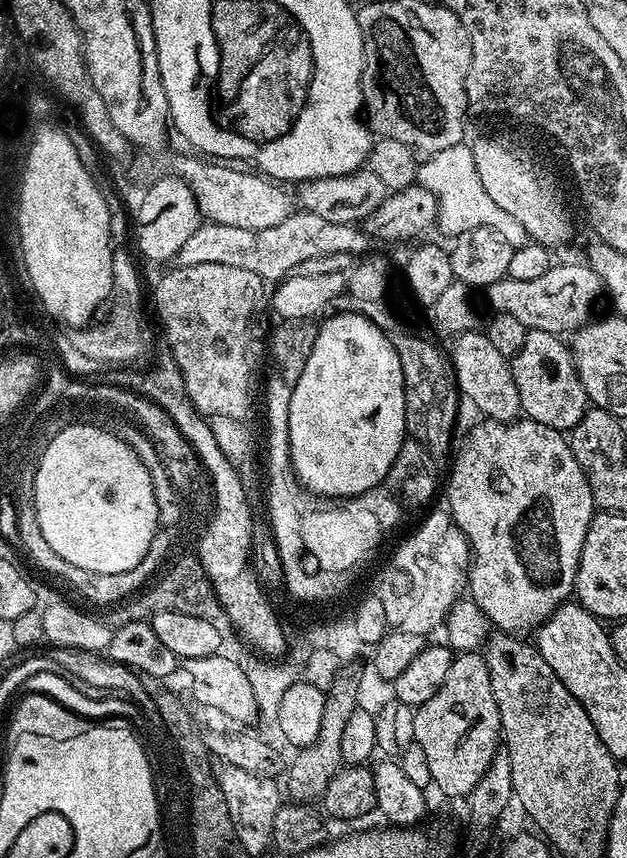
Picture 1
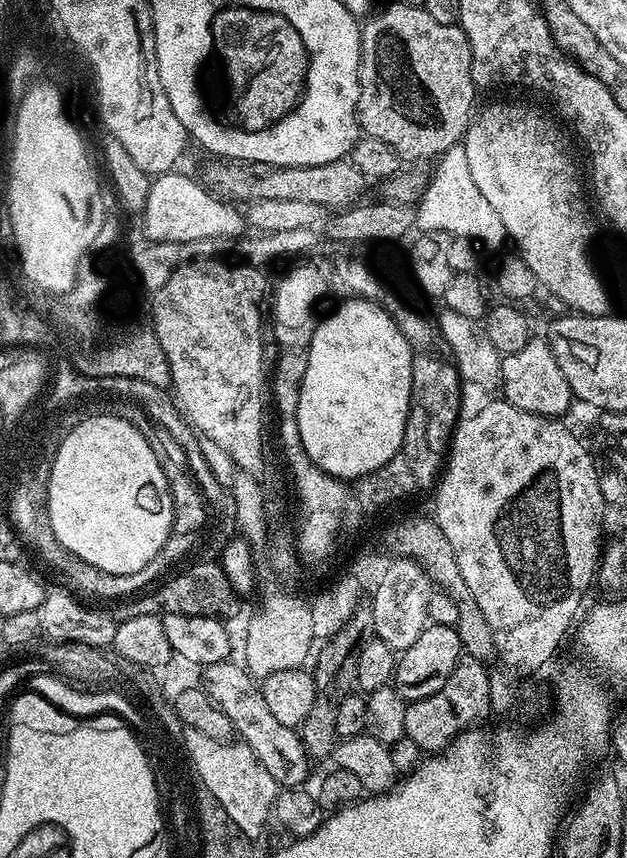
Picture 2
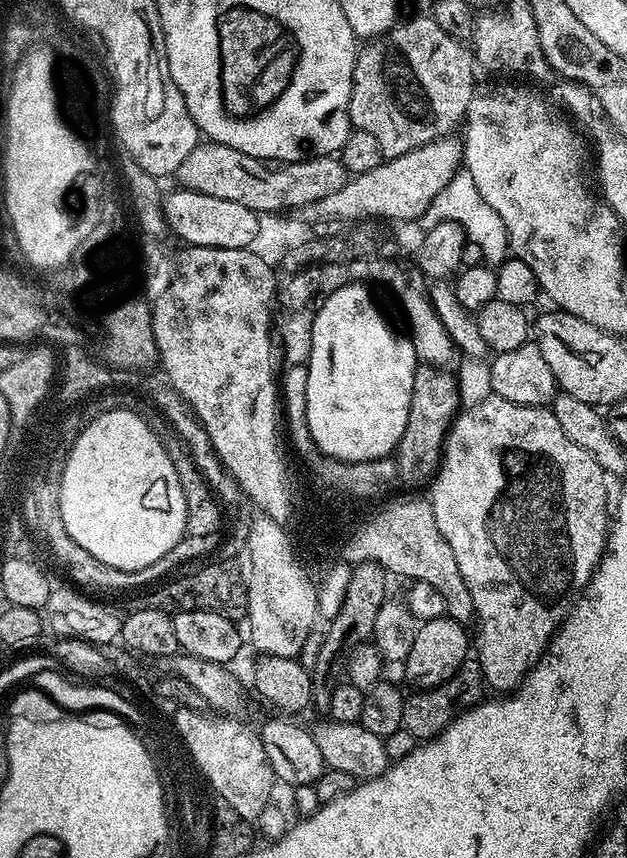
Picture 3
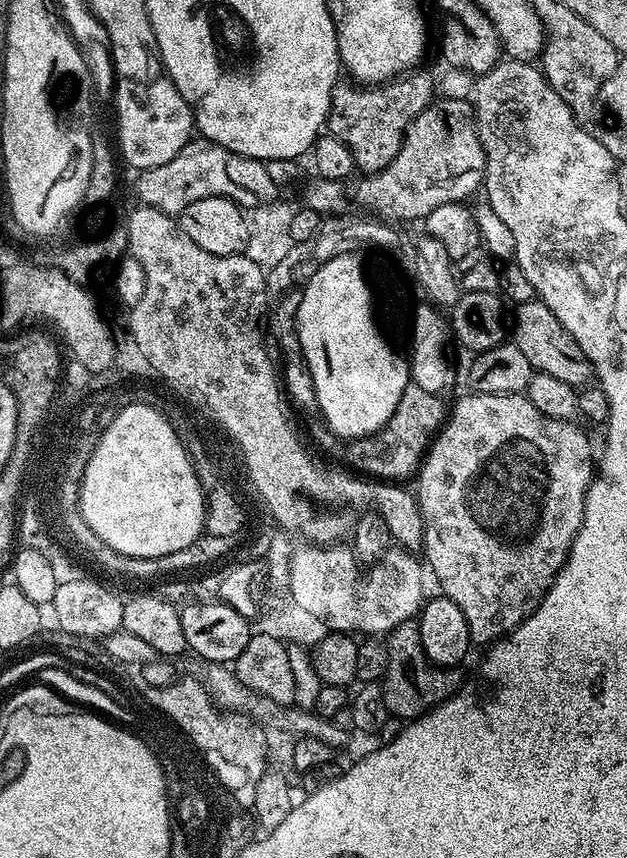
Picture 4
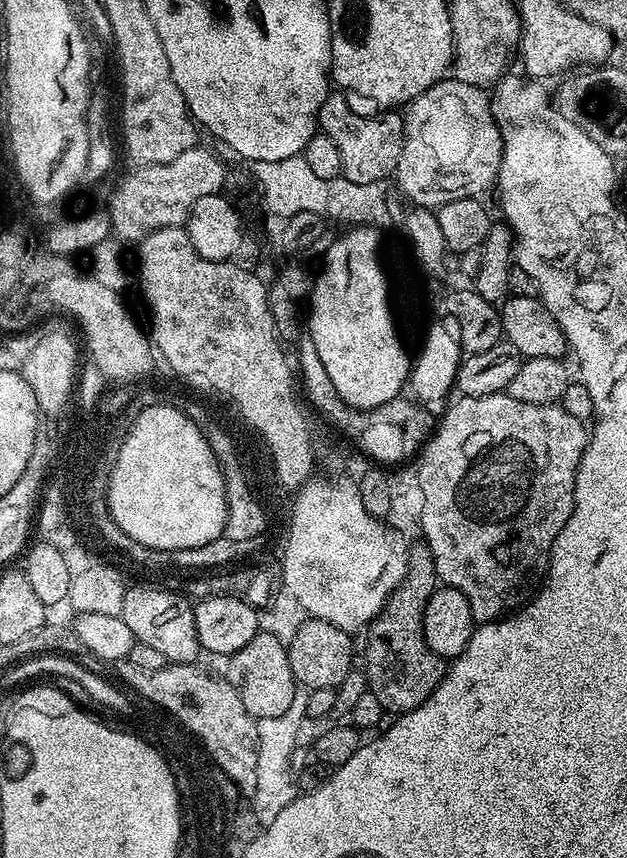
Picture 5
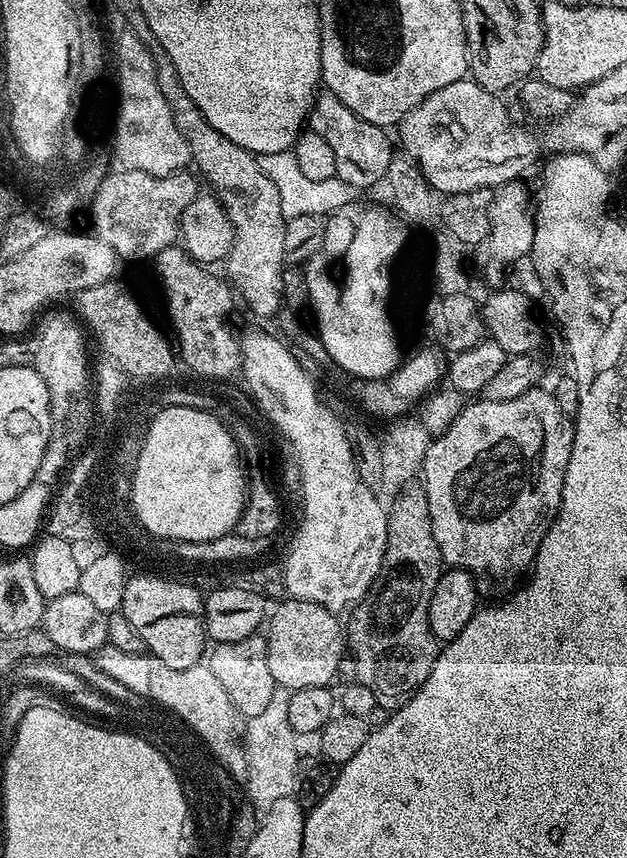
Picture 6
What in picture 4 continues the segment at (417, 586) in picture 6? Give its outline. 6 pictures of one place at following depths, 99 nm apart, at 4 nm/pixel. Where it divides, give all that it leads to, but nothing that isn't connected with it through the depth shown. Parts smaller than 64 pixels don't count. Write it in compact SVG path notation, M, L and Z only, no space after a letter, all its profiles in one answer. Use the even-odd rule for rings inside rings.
M415 623L399 624L393 632L387 633L386 651L388 661L384 667L382 687L386 706L391 715L402 722L411 722L425 716L431 708L436 708L443 700L449 700L459 692L466 677L456 666L431 664L422 650L420 629Z

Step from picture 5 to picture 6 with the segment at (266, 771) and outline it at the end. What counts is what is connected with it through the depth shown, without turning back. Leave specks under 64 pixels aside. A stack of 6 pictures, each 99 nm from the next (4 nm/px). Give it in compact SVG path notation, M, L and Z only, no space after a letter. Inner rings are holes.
M277 687L266 710L248 718L251 727L246 728L244 734L246 762L251 771L260 770L260 775L253 773L244 784L249 801L258 808L267 808L273 801L289 799L298 784L300 753L294 740L296 733L289 722L290 697L289 689Z

